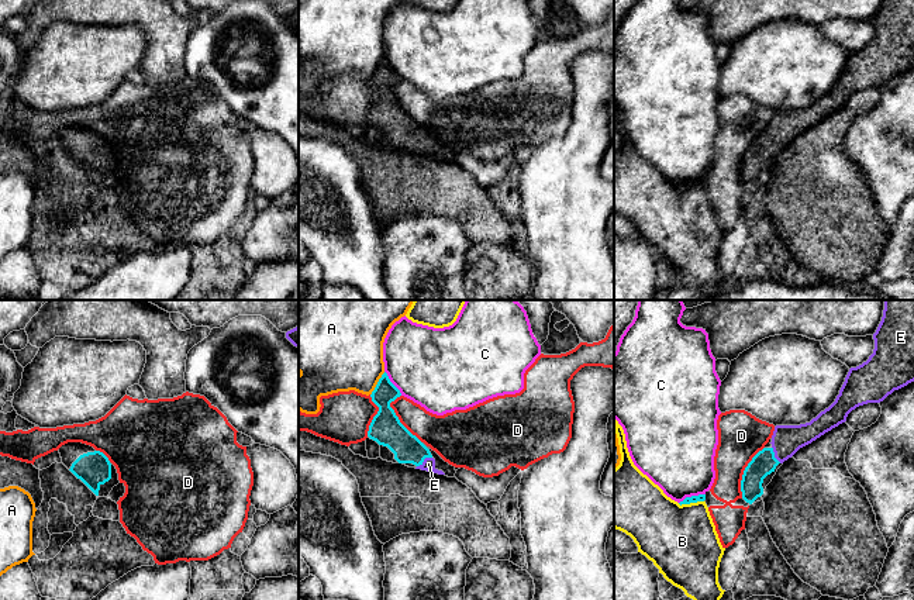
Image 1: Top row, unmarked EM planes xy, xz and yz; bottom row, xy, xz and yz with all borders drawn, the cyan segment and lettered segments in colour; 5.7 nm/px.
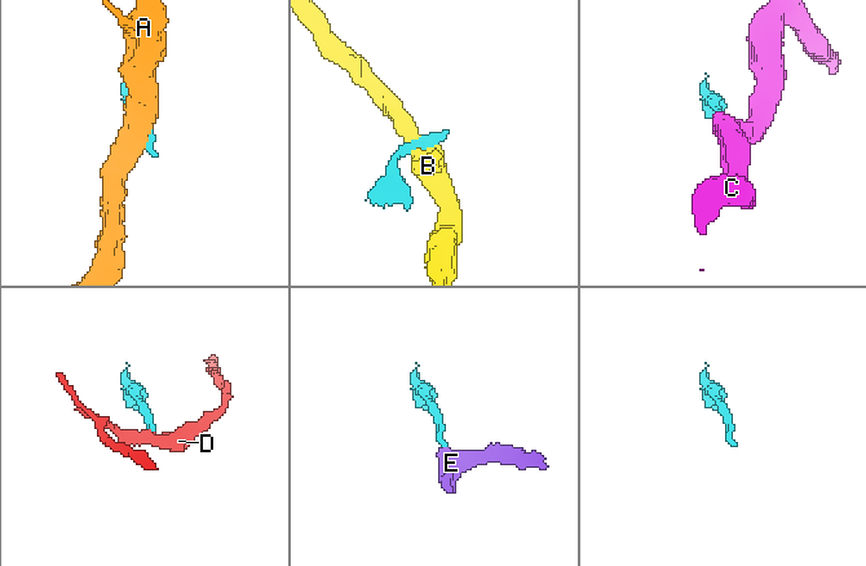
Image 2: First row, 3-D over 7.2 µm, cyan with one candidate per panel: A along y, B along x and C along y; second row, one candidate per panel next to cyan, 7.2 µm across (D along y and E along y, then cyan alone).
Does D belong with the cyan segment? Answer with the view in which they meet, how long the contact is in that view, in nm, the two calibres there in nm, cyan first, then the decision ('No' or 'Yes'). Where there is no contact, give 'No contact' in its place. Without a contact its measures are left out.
Touches cyan in yz. Shared border 320 nm. Thickness 140 nm (cyan) against 280 nm. No

